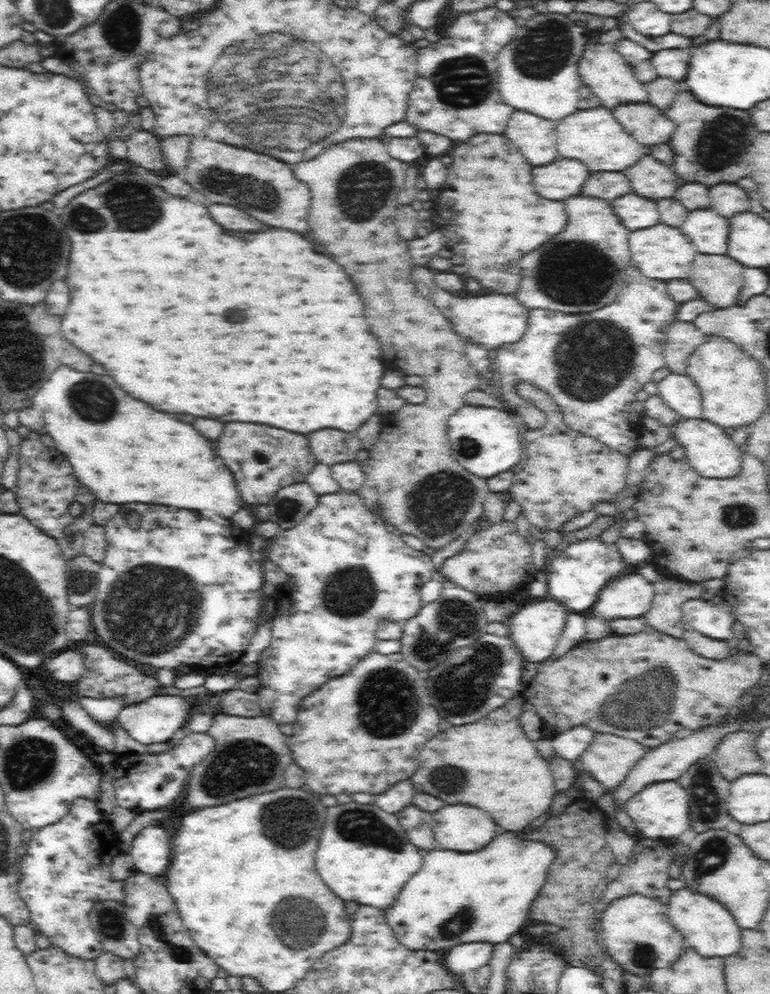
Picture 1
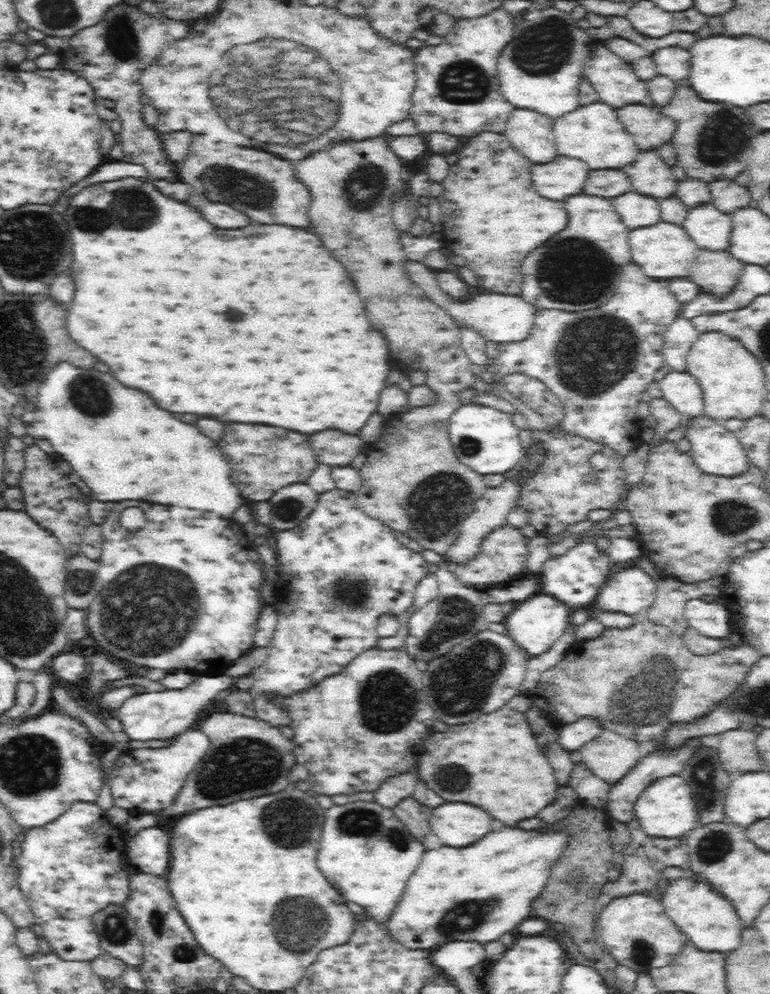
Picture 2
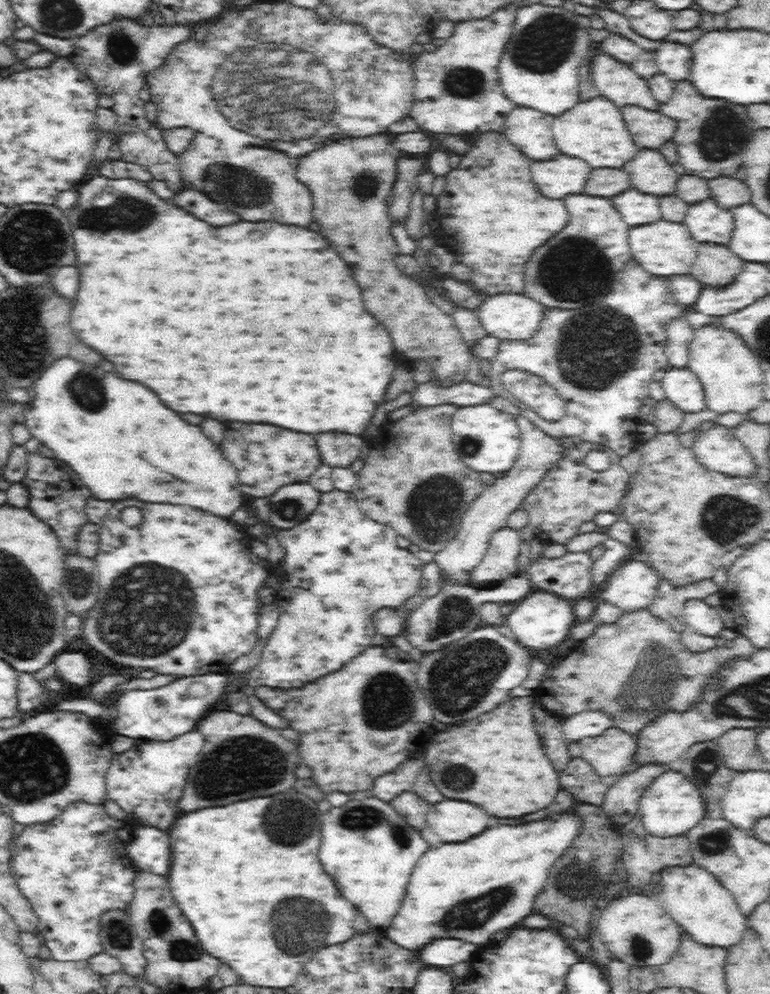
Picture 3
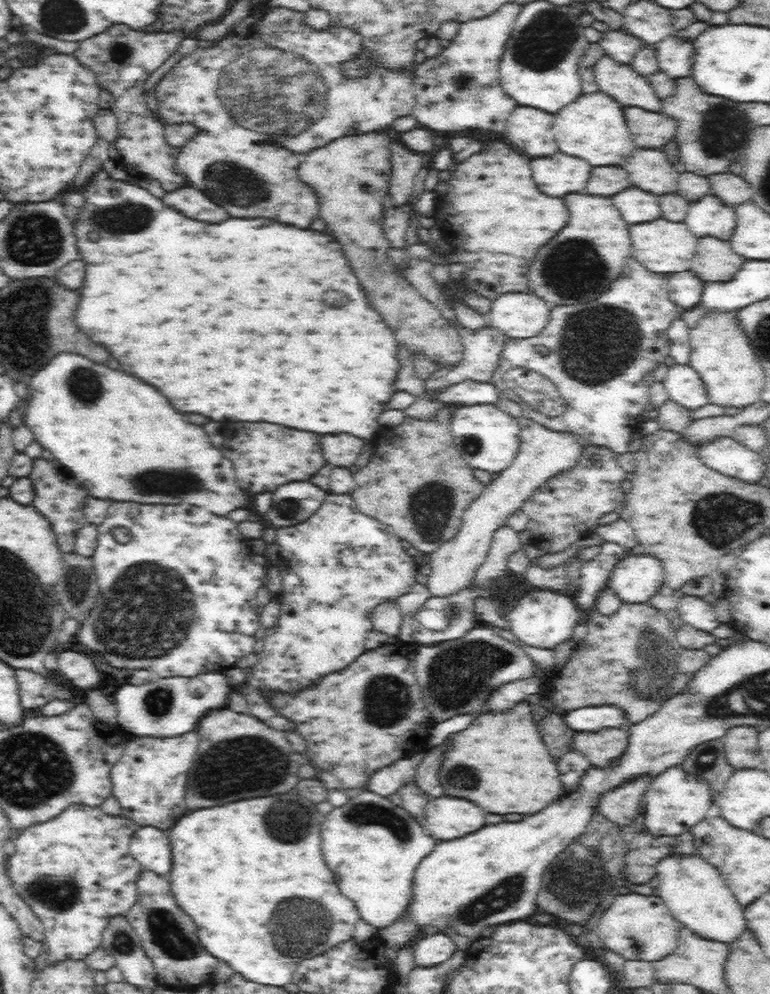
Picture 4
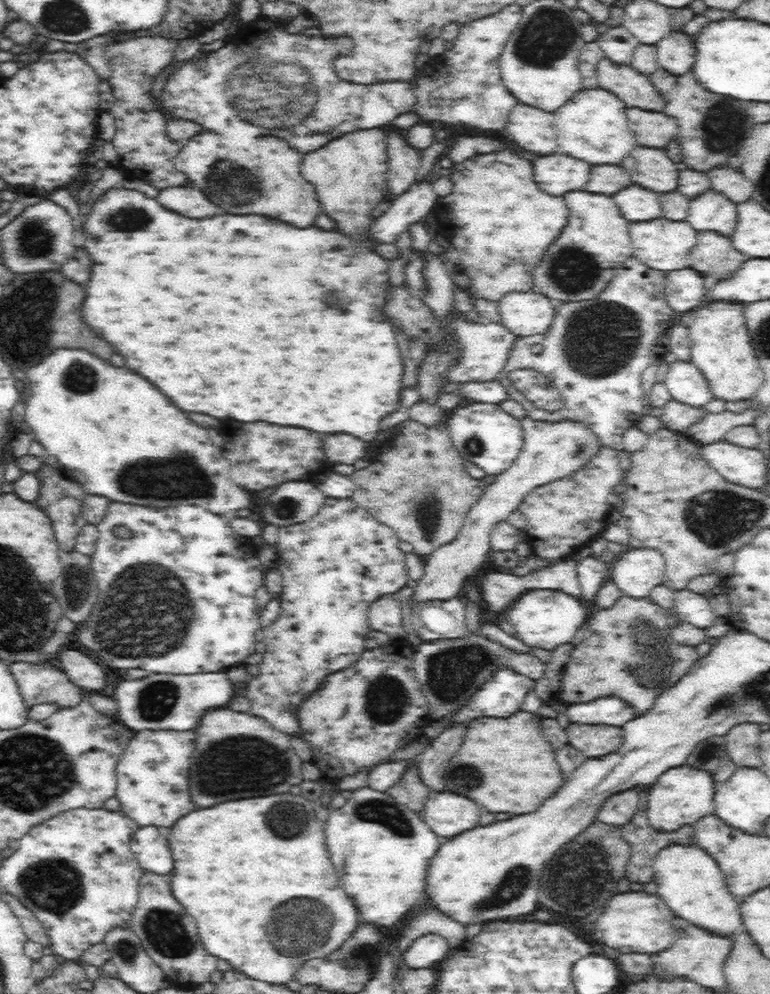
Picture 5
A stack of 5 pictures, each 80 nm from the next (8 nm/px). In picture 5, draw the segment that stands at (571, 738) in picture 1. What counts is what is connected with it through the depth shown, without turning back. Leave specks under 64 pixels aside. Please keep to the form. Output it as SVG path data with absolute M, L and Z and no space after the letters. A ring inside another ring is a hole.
M603 698L591 703L568 706L566 716L570 724L582 727L608 725L622 728L634 719L634 711L622 700Z

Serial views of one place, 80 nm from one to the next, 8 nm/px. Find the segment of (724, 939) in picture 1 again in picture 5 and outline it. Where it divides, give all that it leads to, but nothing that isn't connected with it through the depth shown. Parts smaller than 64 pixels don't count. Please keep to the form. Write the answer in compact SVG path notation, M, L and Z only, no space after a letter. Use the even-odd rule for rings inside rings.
M668 847L662 849L653 864L653 884L657 895L668 906L675 918L690 923L716 937L732 938L742 928L742 914L740 906L720 871L716 861L698 849L692 847Z

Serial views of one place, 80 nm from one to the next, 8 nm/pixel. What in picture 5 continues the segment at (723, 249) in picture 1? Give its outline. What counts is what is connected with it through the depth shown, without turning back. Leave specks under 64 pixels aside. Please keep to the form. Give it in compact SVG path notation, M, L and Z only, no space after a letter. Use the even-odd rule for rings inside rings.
M710 190L706 194L691 200L685 221L697 233L714 232L720 236L731 237L737 224L737 209L724 195Z

